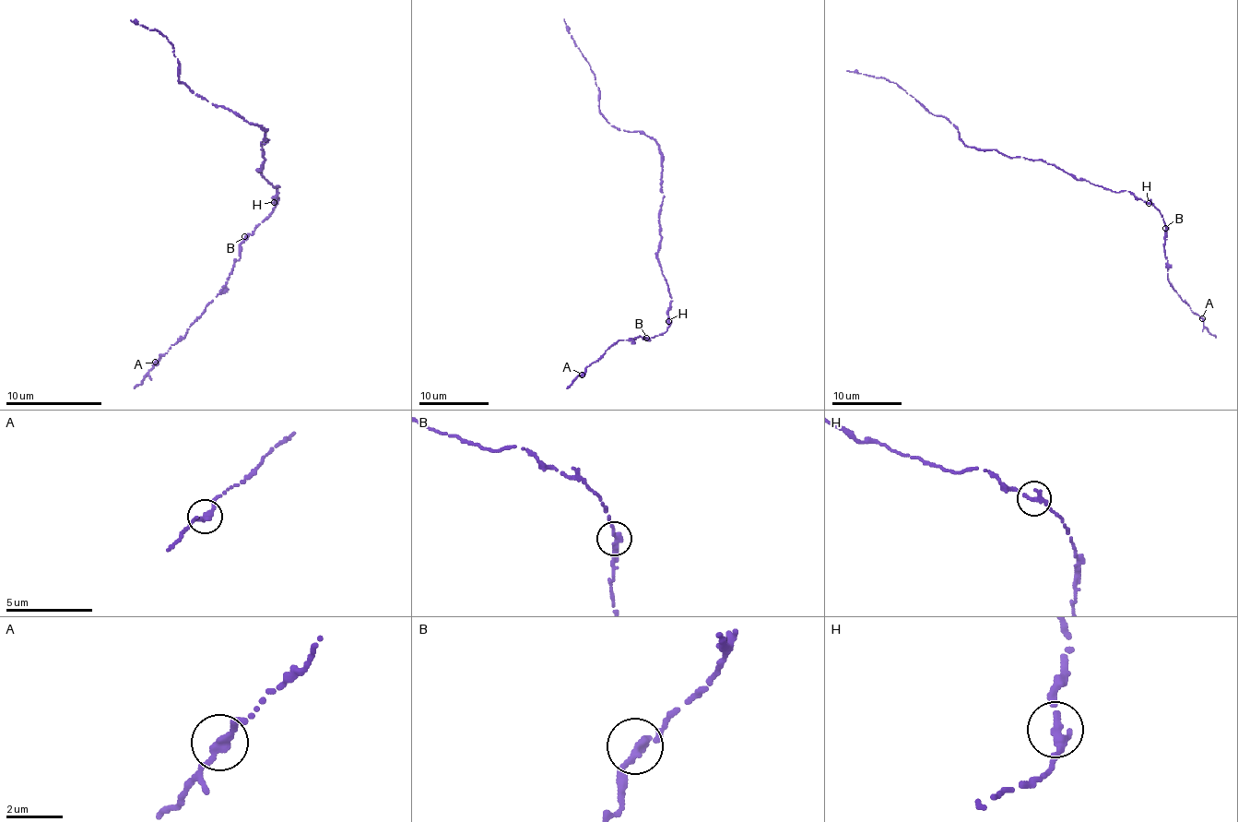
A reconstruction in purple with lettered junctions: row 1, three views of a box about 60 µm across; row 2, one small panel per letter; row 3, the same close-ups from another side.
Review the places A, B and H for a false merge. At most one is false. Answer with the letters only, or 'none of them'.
H

